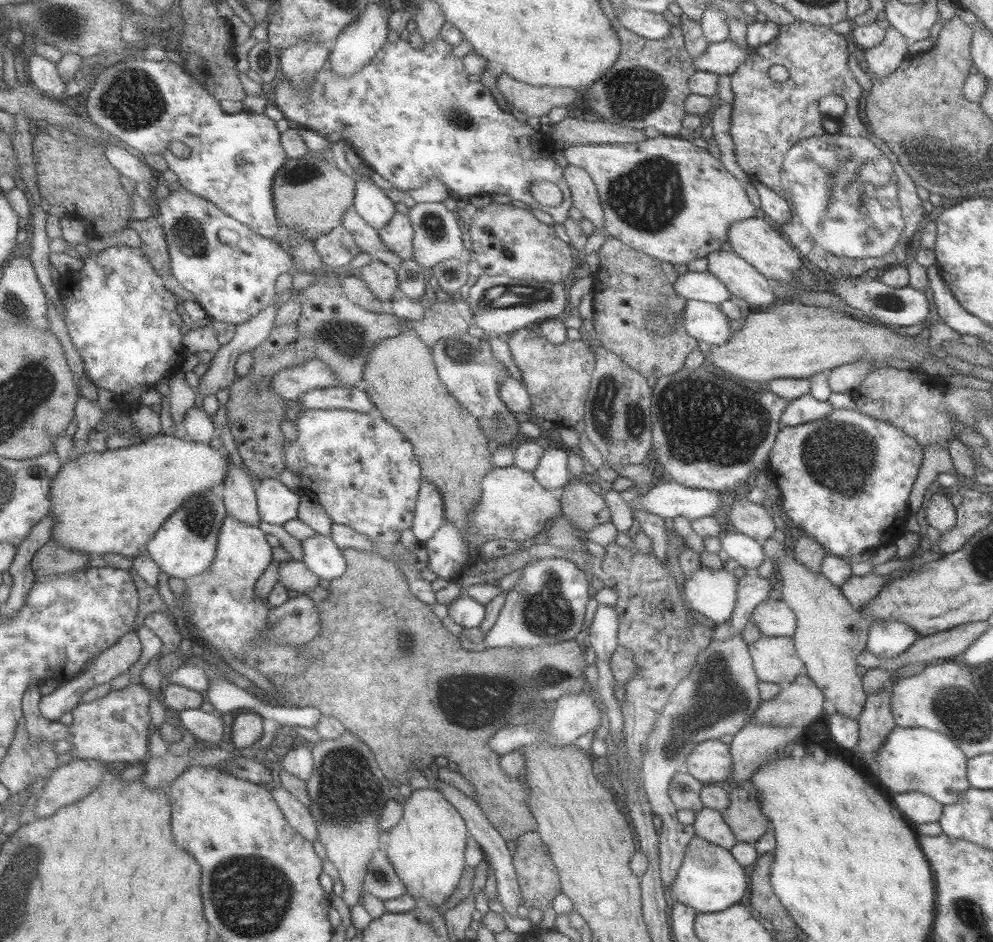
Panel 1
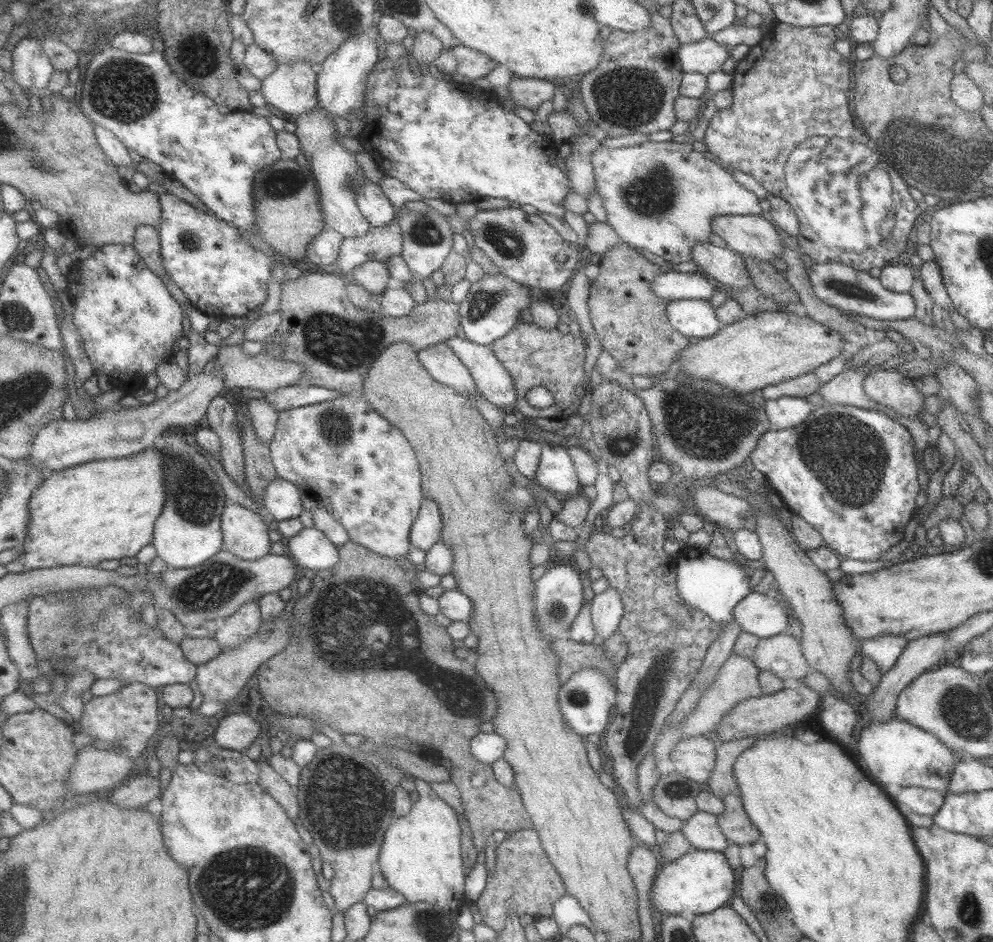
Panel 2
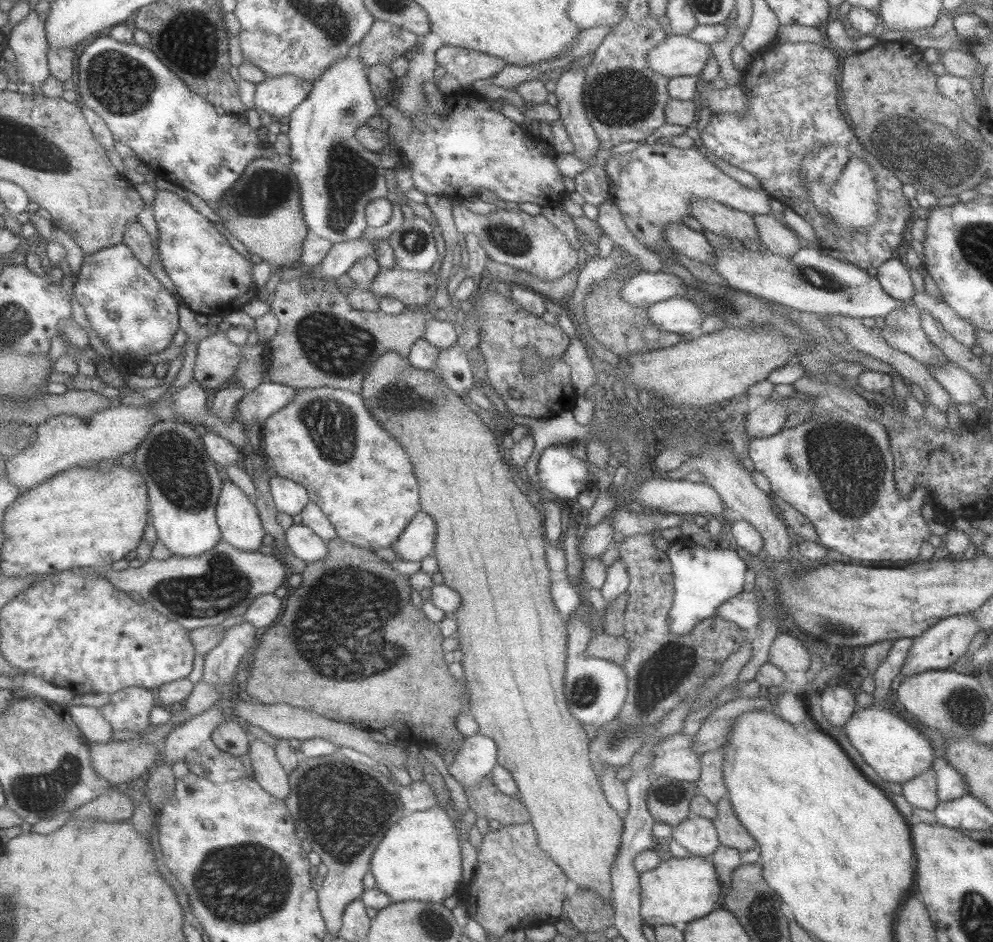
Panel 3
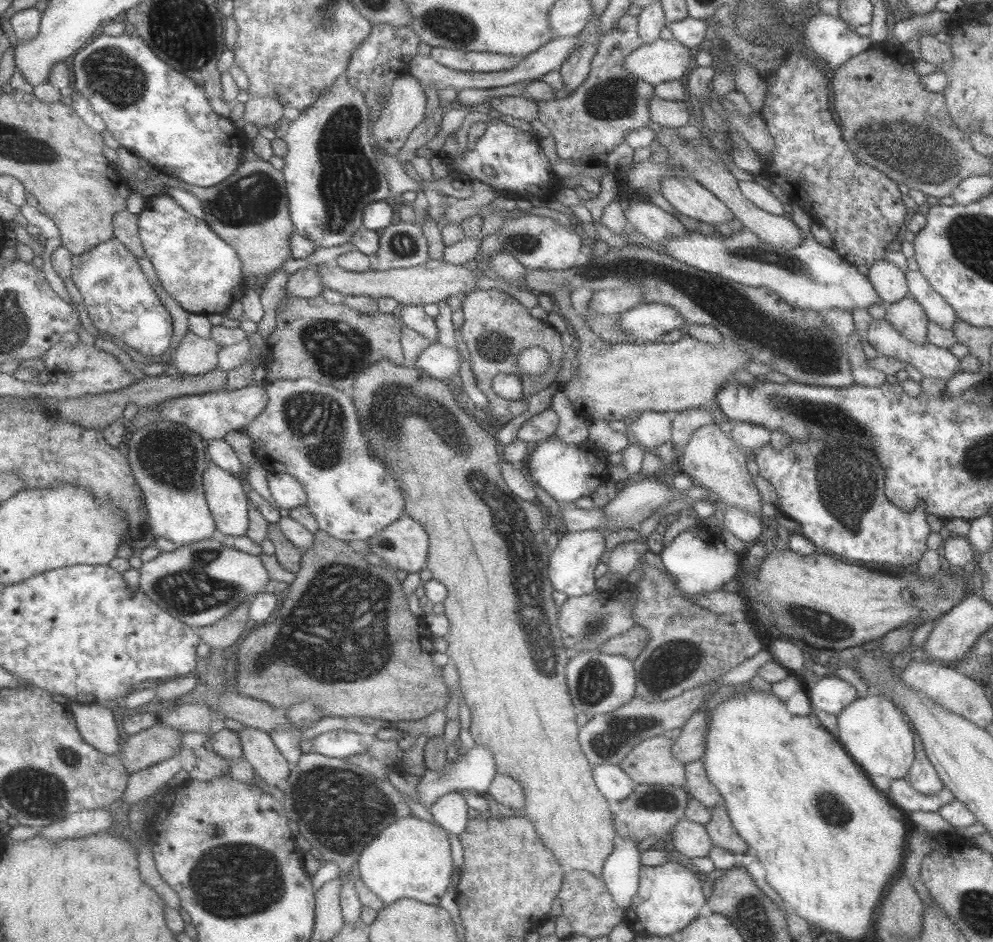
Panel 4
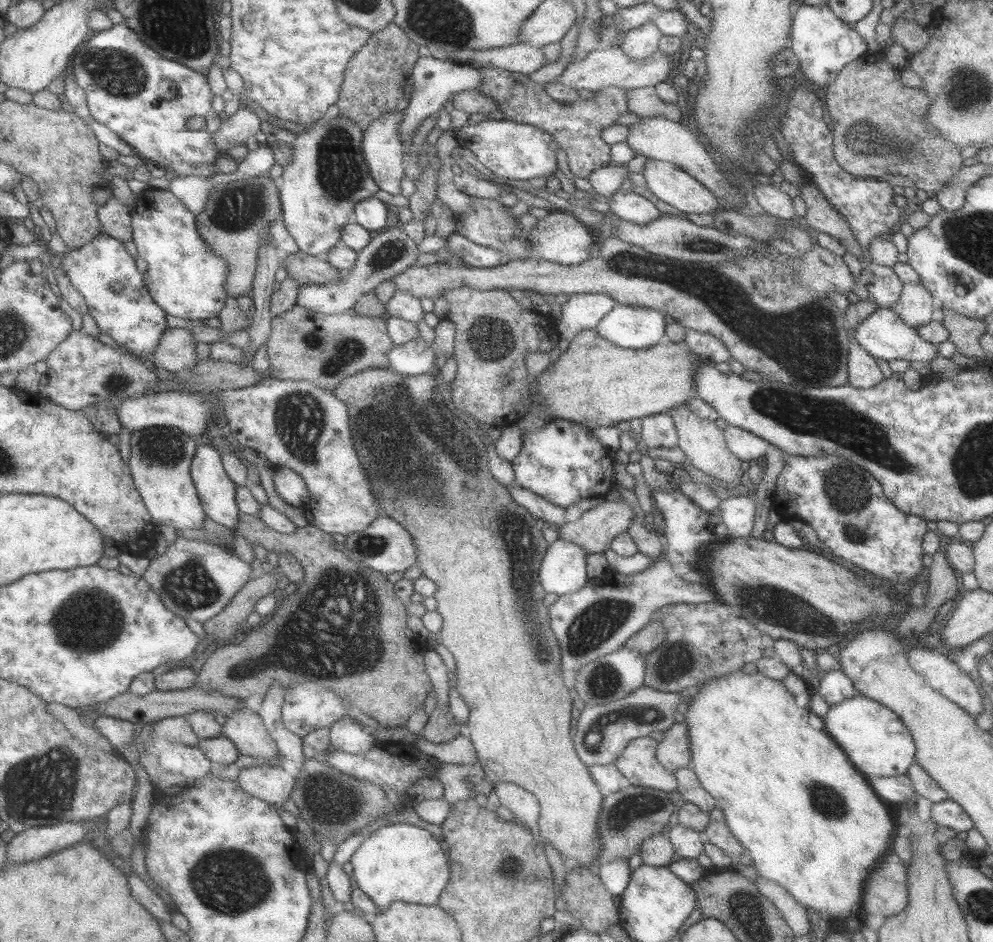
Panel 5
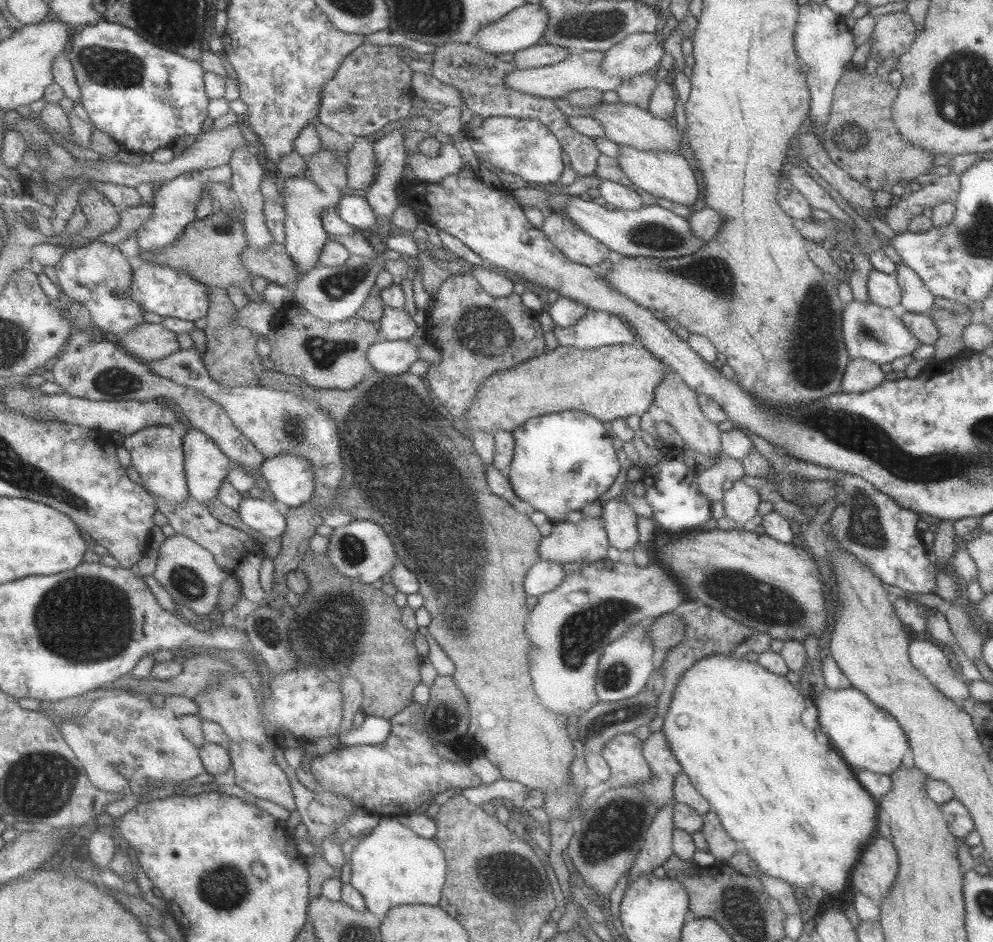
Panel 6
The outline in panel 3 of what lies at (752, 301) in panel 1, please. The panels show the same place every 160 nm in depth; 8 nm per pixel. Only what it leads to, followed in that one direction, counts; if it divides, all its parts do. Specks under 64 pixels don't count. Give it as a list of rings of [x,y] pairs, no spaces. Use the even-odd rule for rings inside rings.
[[[670,223],[665,226],[663,237],[671,249],[711,266],[716,248],[708,243],[702,231],[696,231],[684,223]]]

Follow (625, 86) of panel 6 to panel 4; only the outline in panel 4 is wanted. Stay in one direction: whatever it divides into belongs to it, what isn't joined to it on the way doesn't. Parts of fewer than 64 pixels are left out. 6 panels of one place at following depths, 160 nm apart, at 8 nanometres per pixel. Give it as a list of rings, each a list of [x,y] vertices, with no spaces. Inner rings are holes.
[[[655,95],[648,102],[650,120],[661,126],[673,129],[688,125],[688,118],[690,118],[689,108],[688,100],[666,101]]]

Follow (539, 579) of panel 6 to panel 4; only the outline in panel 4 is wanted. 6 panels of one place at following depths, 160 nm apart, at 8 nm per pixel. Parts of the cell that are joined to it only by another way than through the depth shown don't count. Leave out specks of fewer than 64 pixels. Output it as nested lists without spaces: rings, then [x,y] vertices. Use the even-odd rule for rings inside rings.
[[[584,530],[559,535],[556,548],[549,553],[548,577],[555,591],[564,592],[568,597],[579,597],[590,594],[596,589],[595,571],[602,556],[609,551],[608,536],[601,530]]]

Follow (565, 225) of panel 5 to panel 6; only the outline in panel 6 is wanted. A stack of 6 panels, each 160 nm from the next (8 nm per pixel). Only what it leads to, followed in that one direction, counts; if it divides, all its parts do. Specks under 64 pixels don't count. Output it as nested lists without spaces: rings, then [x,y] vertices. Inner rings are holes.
[[[553,211],[541,229],[567,259],[578,264],[597,268],[601,262],[615,256],[603,242],[584,232],[563,213]]]

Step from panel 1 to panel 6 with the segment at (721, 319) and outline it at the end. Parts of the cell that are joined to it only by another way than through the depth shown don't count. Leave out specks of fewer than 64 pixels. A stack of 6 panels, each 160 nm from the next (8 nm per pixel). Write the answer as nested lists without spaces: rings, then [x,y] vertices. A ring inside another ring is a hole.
[[[590,310],[569,327],[551,326],[559,344],[565,347],[590,350],[637,342],[633,328],[619,316],[608,312]]]

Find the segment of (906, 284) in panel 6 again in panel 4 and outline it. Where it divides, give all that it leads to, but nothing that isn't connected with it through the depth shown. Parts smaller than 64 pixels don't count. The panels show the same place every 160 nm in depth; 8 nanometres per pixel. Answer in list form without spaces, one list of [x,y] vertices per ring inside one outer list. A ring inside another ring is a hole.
[[[909,294],[902,300],[886,305],[885,319],[900,331],[902,336],[913,343],[927,342],[927,326],[929,318],[922,306]]]

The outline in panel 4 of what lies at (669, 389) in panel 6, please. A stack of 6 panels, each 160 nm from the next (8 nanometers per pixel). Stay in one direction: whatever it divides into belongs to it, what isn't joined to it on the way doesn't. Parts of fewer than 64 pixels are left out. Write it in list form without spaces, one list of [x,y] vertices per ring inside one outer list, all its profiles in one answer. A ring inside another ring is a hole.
[[[718,421],[692,432],[683,451],[679,471],[688,474],[695,483],[708,488],[713,498],[718,498],[727,507],[740,508],[752,516],[762,518],[762,498],[753,481],[754,477],[746,467],[747,455],[720,429]]]

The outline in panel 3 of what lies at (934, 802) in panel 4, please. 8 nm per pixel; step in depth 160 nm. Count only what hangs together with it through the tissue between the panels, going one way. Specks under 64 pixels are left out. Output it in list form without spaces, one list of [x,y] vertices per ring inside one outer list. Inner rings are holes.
[[[939,753],[932,761],[933,770],[937,780],[937,797],[939,802],[951,801],[968,794],[968,785],[964,783],[964,777],[950,766]]]

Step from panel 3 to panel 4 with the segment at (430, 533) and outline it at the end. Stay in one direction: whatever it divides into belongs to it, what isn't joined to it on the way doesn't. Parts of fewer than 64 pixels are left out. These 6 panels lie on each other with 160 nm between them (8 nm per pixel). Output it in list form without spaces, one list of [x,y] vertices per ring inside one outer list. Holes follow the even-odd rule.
[[[407,515],[388,530],[367,540],[370,551],[382,557],[394,570],[420,573],[429,567],[432,536],[428,529]]]

